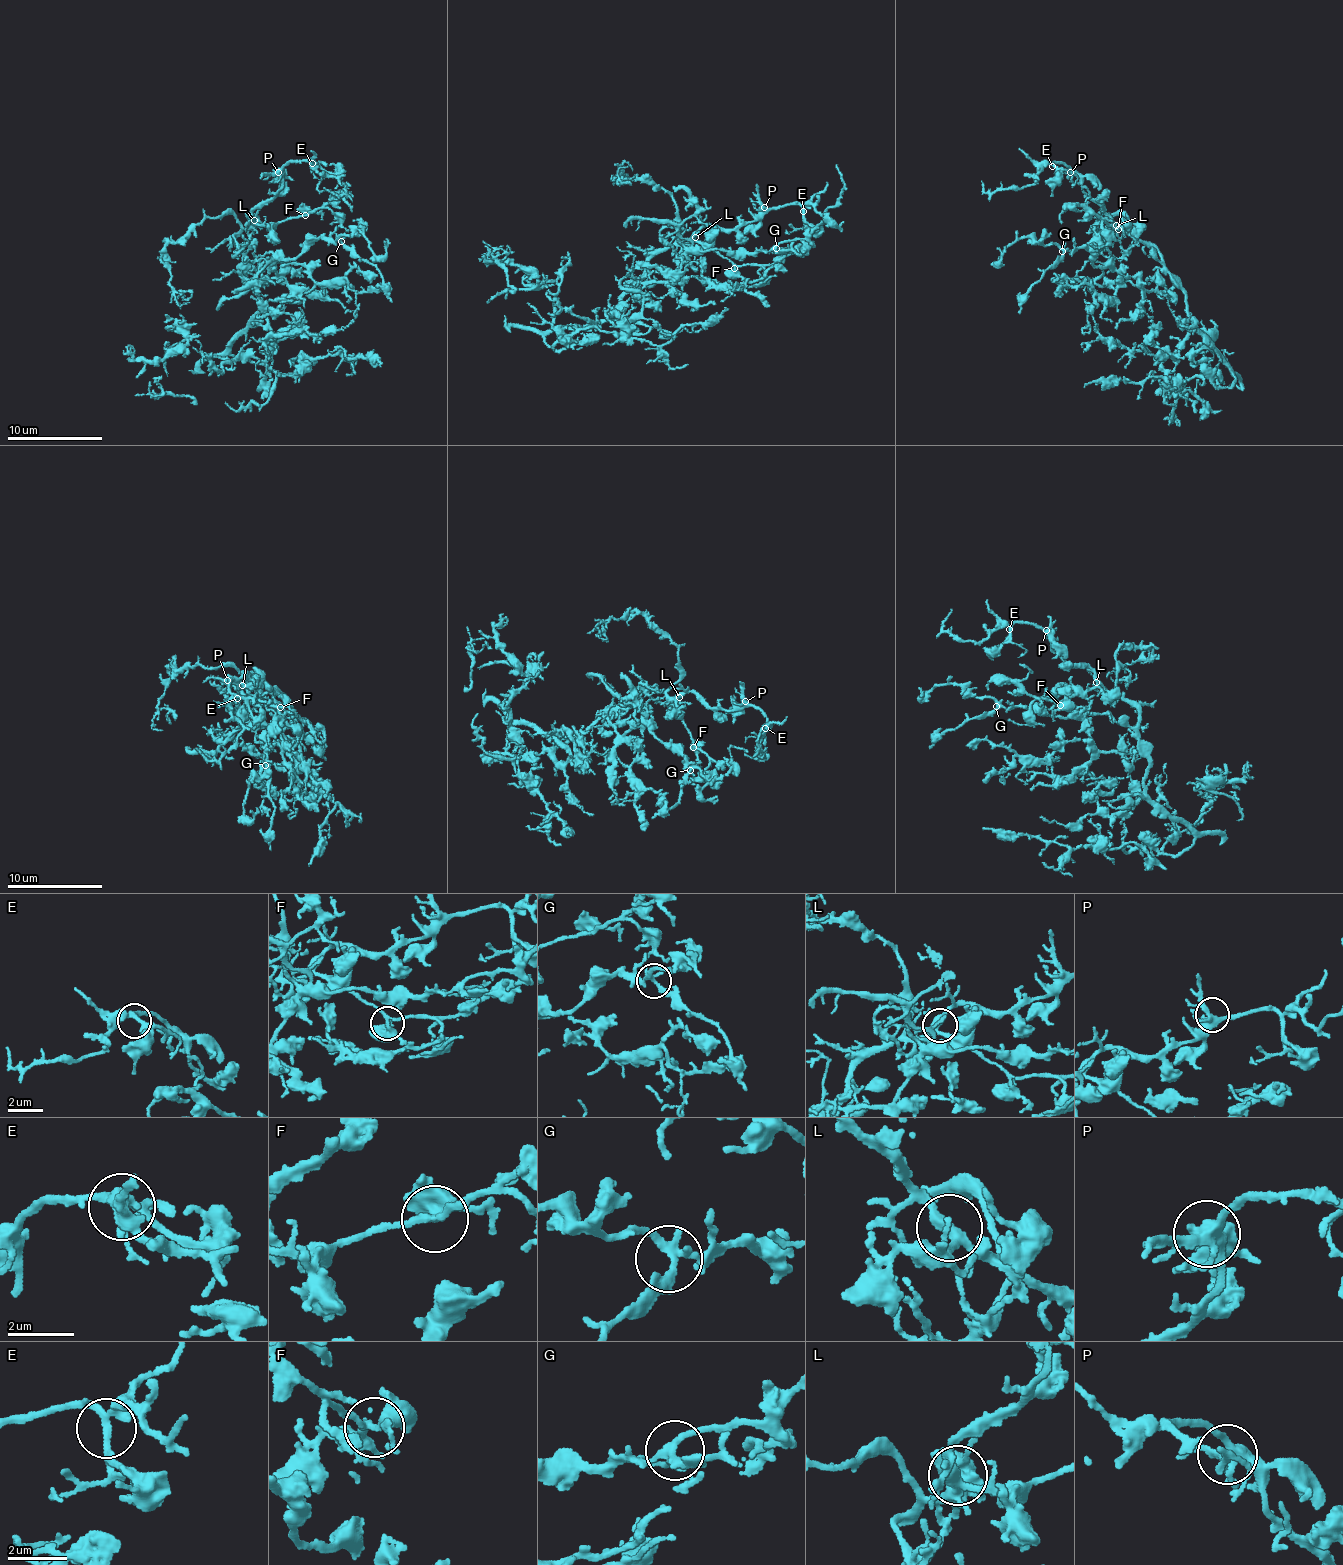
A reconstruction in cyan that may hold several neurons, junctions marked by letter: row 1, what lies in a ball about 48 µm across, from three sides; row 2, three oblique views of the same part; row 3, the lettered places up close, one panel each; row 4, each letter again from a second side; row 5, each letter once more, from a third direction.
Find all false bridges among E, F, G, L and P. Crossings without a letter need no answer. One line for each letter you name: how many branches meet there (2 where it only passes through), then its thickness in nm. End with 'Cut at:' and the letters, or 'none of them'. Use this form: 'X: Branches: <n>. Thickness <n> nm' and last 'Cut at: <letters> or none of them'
Cut at: none of them

